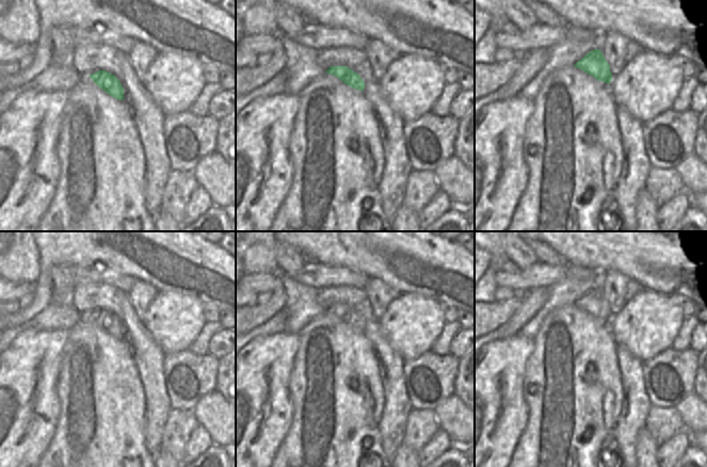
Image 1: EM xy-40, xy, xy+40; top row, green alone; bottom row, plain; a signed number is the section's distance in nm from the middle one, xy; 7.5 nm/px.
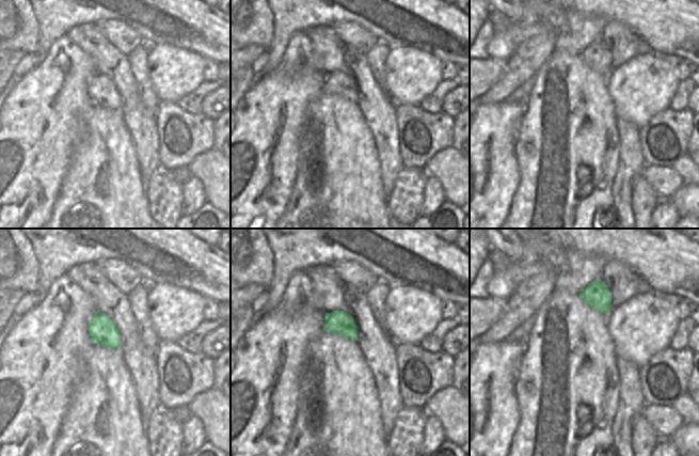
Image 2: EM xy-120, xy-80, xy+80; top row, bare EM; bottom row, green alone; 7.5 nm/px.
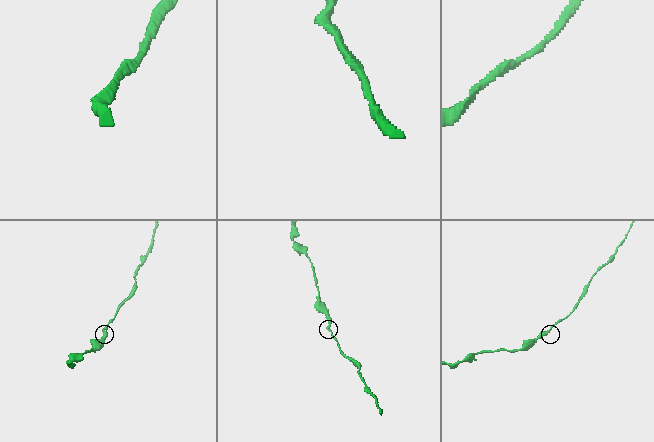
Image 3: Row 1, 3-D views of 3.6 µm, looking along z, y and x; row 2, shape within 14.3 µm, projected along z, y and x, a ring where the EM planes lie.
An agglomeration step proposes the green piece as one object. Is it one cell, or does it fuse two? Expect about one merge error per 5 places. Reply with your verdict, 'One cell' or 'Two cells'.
One cell

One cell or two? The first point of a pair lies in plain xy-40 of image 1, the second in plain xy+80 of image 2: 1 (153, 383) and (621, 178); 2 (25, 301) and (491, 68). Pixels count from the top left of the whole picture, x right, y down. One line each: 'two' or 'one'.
1: one
2: two

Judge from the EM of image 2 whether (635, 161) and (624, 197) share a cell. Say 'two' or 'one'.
one

